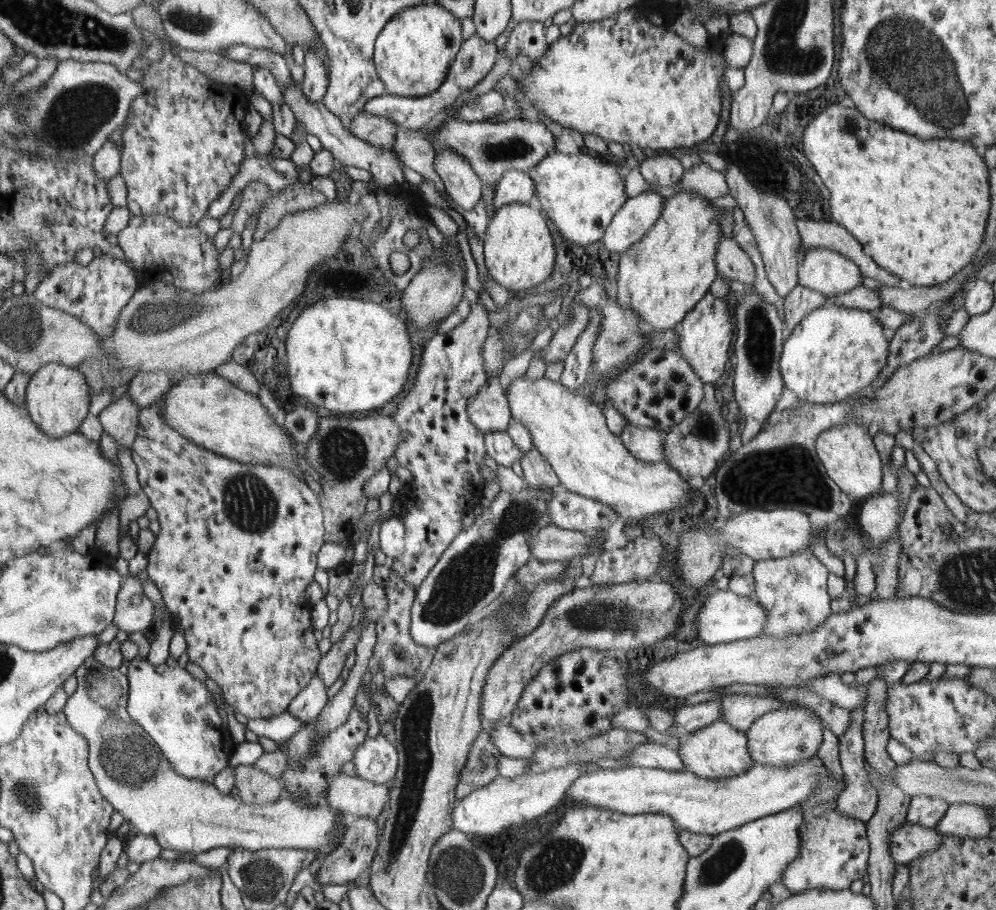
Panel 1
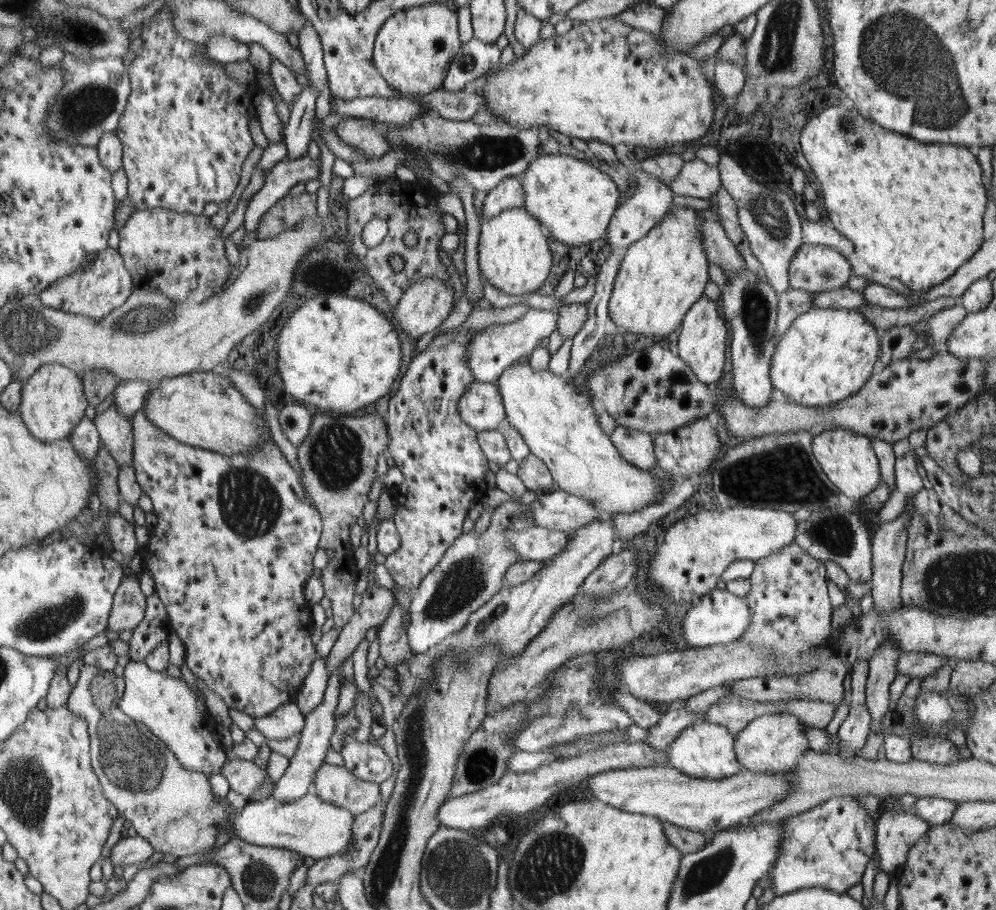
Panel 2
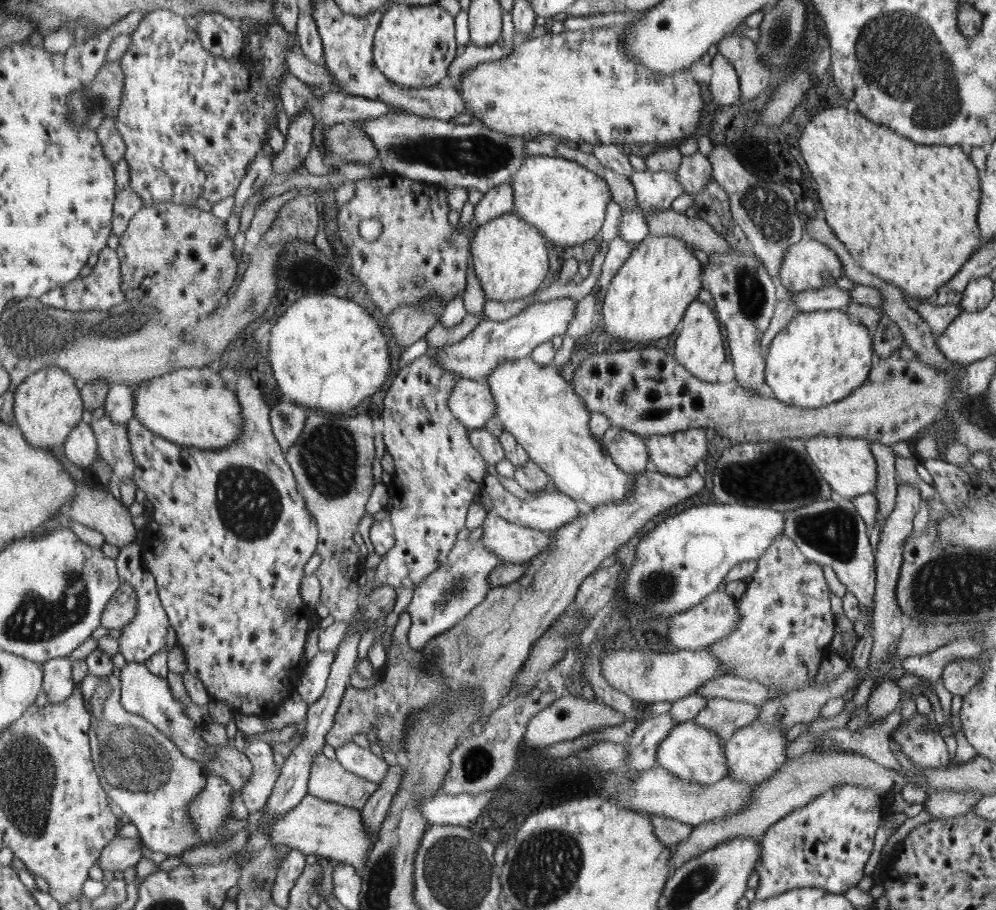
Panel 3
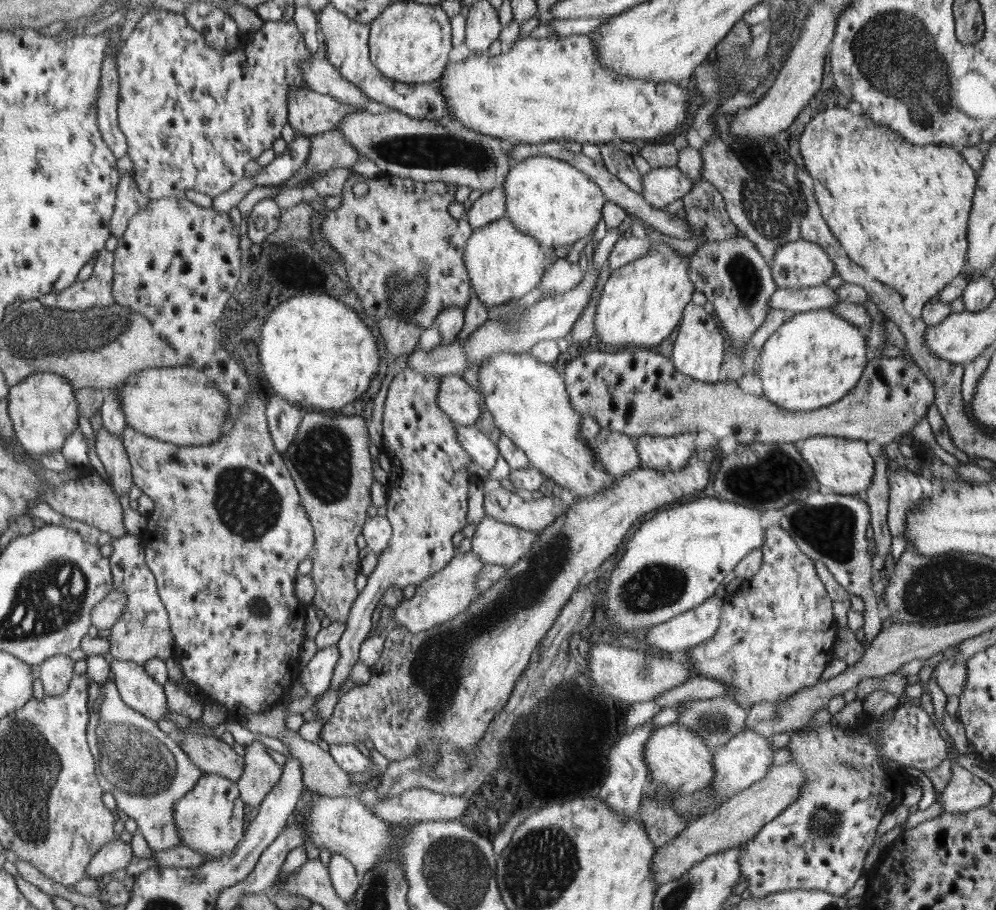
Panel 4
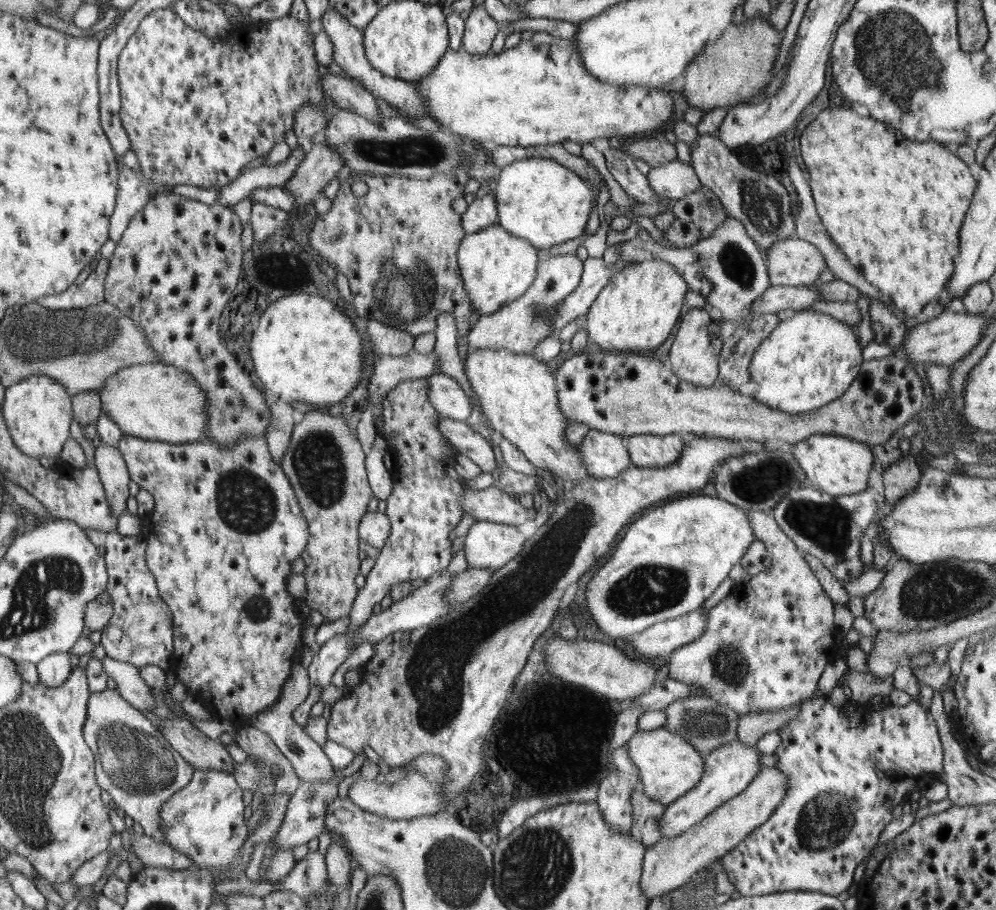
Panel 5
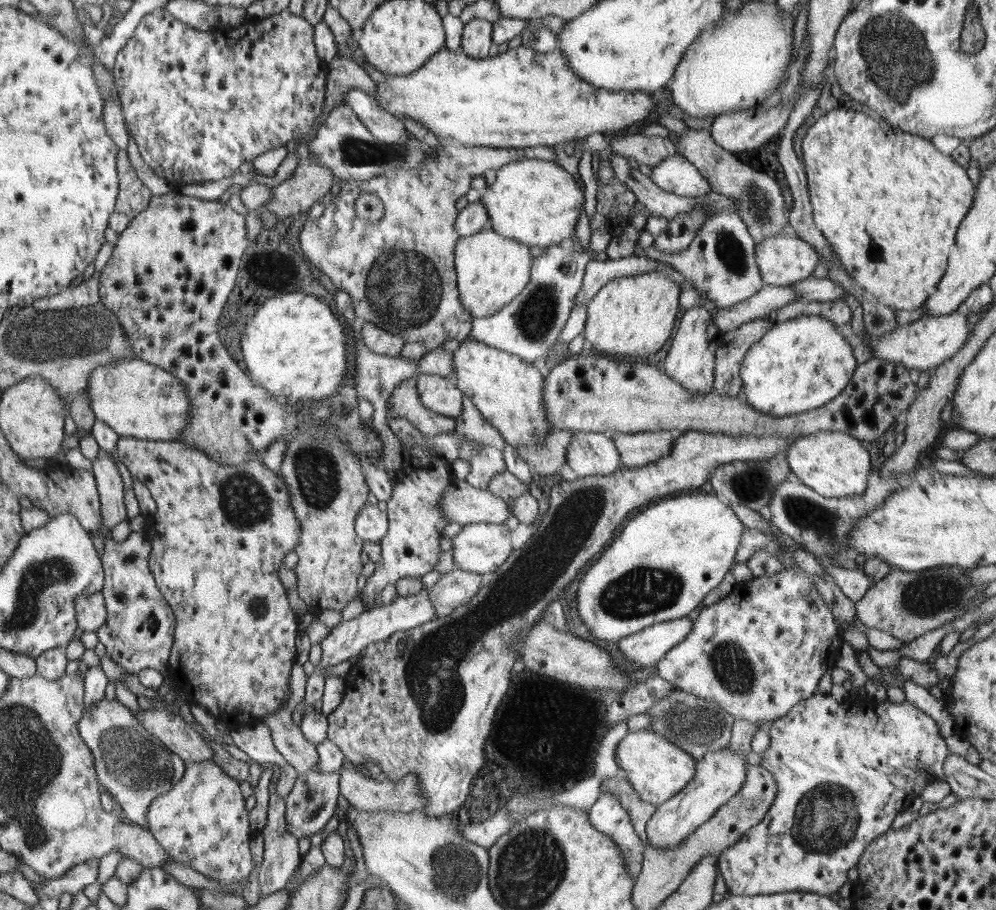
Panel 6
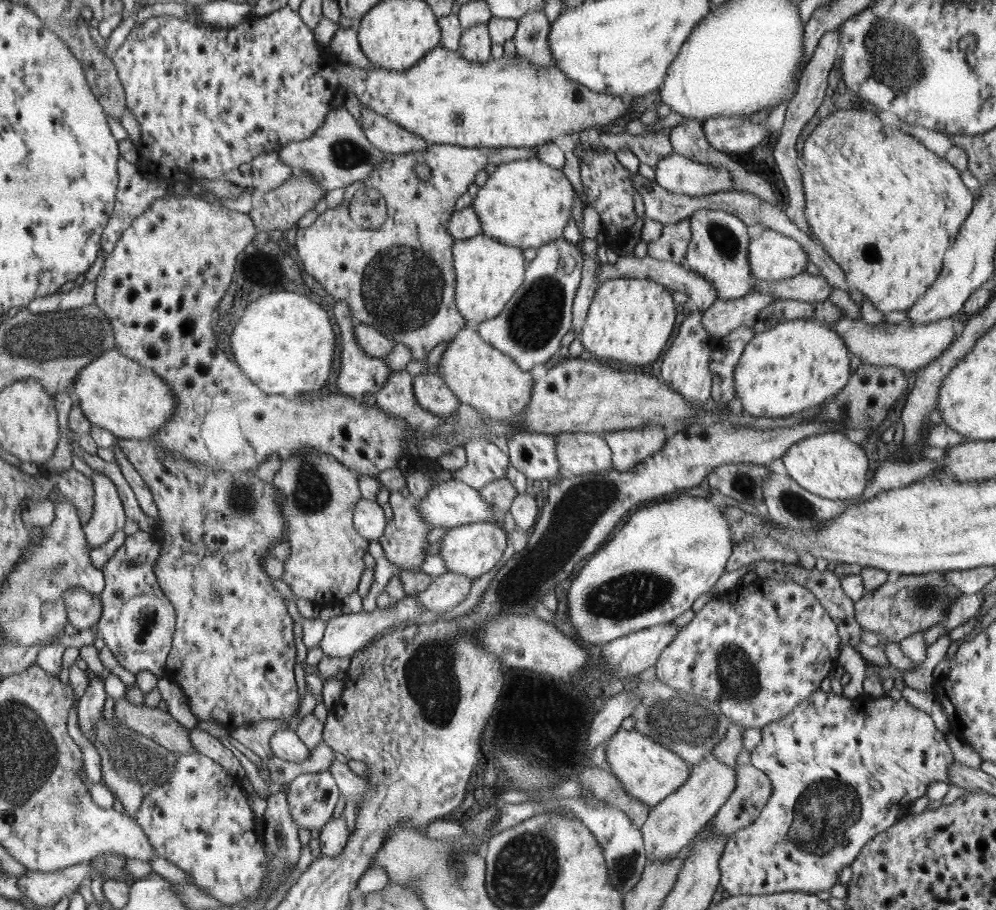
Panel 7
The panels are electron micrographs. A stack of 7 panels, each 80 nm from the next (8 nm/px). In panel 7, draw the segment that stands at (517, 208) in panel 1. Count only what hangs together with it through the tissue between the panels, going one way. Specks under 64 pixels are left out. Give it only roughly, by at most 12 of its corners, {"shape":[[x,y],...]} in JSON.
{"shape":[[455,241],[455,303],[498,317],[526,281],[523,249]]}

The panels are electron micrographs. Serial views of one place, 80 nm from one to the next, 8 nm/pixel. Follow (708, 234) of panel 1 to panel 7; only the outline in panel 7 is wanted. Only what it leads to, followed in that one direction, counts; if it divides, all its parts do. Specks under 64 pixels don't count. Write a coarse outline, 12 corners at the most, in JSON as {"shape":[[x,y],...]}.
{"shape":[[609,279],[578,334],[592,358],[642,369],[676,324],[666,286]]}

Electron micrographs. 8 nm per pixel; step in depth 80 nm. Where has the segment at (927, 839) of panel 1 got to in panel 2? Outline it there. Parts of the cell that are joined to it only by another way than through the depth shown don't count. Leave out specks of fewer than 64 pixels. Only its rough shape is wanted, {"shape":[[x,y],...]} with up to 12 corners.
{"shape":[[911,813],[877,819],[880,869],[891,874],[929,825]]}

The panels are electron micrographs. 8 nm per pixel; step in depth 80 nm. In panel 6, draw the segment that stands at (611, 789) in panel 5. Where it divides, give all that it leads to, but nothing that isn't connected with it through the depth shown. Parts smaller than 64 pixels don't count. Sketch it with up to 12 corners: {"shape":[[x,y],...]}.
{"shape":[[600,793],[587,813],[636,880],[645,845],[621,800]]}

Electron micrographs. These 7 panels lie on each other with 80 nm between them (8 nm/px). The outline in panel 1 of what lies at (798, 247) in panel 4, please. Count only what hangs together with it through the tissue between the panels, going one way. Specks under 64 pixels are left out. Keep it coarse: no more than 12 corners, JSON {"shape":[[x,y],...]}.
{"shape":[[810,247],[798,286],[827,299],[861,287],[853,260]]}

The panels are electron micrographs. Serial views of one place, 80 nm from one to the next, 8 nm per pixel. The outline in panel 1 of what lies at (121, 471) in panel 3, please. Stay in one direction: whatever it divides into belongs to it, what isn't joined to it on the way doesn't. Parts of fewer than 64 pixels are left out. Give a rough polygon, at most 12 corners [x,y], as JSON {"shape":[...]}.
{"shape":[[124,393],[99,414],[118,447],[132,446],[142,408]]}

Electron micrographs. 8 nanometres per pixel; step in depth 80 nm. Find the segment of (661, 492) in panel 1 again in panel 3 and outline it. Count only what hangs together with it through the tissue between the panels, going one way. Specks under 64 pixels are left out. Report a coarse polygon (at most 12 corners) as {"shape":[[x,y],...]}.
{"shape":[[501,362],[486,382],[512,434],[582,513],[625,500],[646,438],[591,432],[553,364]]}

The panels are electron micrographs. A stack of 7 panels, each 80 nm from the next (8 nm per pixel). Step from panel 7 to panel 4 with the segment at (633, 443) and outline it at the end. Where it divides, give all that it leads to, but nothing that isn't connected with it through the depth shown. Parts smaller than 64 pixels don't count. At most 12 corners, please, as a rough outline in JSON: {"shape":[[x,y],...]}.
{"shape":[[696,433],[636,439],[642,468],[682,470]]}

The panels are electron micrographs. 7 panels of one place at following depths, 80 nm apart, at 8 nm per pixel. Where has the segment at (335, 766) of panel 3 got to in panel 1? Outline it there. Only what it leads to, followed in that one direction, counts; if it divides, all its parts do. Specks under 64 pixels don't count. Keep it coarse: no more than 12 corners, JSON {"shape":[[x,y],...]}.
{"shape":[[340,772],[326,803],[351,817],[378,818],[386,784]]}

